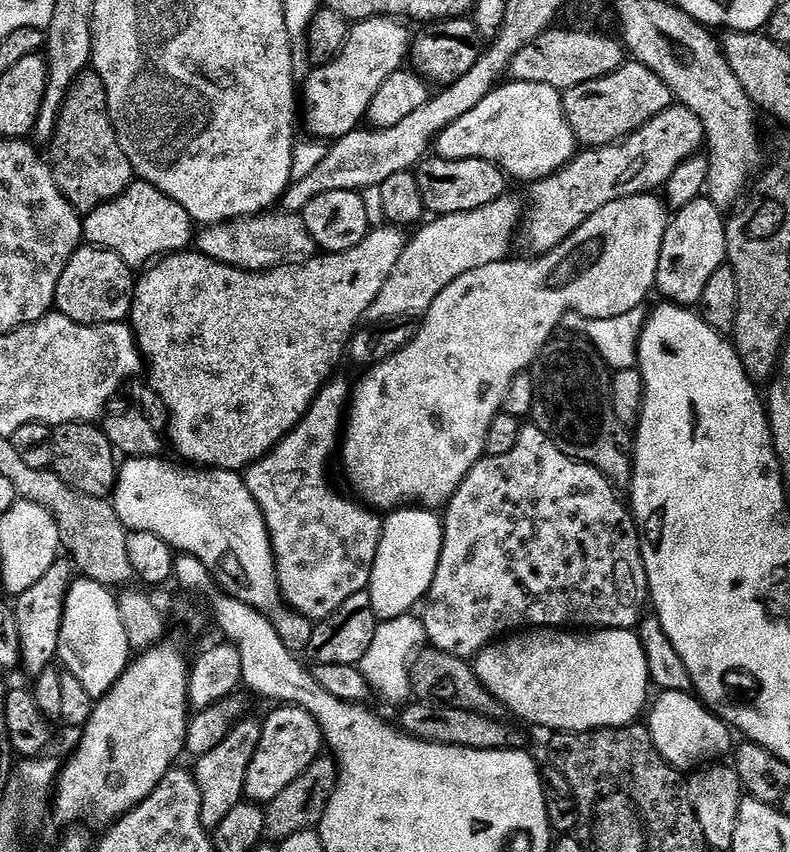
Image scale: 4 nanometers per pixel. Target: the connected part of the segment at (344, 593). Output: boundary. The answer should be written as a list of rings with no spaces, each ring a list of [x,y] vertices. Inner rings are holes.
[[[329,379],[314,397],[302,419],[263,458],[249,464],[246,469],[248,489],[260,504],[272,539],[276,577],[283,603],[313,622],[325,620],[331,612],[338,610],[338,606],[342,606],[342,602],[346,602],[346,598],[354,598],[354,594],[367,589],[384,529],[379,511],[351,495],[343,496],[328,477],[328,467],[332,464],[332,455],[335,452],[337,455],[346,409],[350,404],[350,384],[336,379]]]

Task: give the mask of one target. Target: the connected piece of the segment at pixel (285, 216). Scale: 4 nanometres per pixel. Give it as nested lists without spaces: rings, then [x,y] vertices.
[[[281,211],[280,216],[268,215],[272,214],[245,216],[243,219],[201,227],[194,240],[195,247],[212,260],[249,270],[267,270],[313,255],[312,236],[304,225],[303,215],[286,211]]]

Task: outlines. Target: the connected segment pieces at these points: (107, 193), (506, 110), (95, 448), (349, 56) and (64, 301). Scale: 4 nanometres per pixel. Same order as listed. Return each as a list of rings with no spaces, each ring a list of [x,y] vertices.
[[[85,70],[78,77],[74,83],[70,86],[68,91],[68,96],[64,100],[64,104],[60,107],[60,116],[56,119],[56,132],[52,135],[50,141],[50,147],[52,147],[52,157],[50,156],[50,163],[53,172],[56,174],[56,185],[64,192],[64,197],[66,197],[71,203],[73,208],[79,210],[81,213],[87,214],[96,208],[99,204],[105,204],[107,200],[112,200],[115,196],[121,196],[130,185],[134,182],[134,173],[130,162],[126,158],[126,154],[122,150],[122,146],[118,142],[116,137],[116,131],[112,125],[112,119],[108,117],[108,91],[106,86],[102,82],[102,78],[94,70]]]
[[[511,82],[501,83],[493,88],[474,110],[462,114],[454,122],[450,122],[434,141],[435,155],[443,160],[485,160],[497,164],[509,177],[516,180],[535,182],[563,168],[578,151],[578,141],[572,133],[572,127],[564,116],[564,102],[561,89],[538,82]]]
[[[92,422],[58,424],[51,429],[51,444],[51,467],[76,491],[84,496],[104,498],[115,489],[118,475],[118,453],[108,441],[103,427]]]
[[[371,16],[368,20],[355,21],[349,27],[344,49],[328,64],[313,67],[309,71],[302,84],[302,124],[308,127],[309,137],[335,142],[357,131],[365,123],[370,102],[374,102],[374,94],[378,94],[382,82],[386,82],[390,74],[401,71],[409,59],[410,31],[407,26],[407,23],[390,16]]]
[[[95,246],[77,248],[66,270],[62,270],[62,278],[58,278],[55,311],[79,324],[118,324],[127,321],[132,315],[132,294],[136,290],[137,281],[137,277],[132,276],[132,272],[134,272],[133,265],[118,258],[118,254],[114,254],[108,248]]]

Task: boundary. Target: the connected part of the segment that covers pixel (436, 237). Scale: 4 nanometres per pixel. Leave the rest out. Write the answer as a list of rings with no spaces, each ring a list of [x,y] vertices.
[[[508,194],[500,196],[494,202],[482,206],[478,210],[455,212],[449,216],[437,215],[432,218],[432,221],[429,219],[419,229],[421,232],[413,240],[411,237],[405,243],[402,258],[398,258],[398,266],[394,266],[390,278],[386,278],[386,286],[382,286],[382,292],[378,294],[378,298],[371,306],[371,315],[376,315],[375,319],[382,321],[387,320],[389,316],[411,316],[427,313],[428,308],[434,302],[434,298],[438,298],[440,291],[446,286],[450,286],[450,282],[454,282],[454,278],[458,278],[478,266],[486,266],[496,260],[503,259],[504,247],[511,240],[513,243],[514,233],[522,219],[521,201],[519,204],[518,201],[511,200],[510,196]]]

